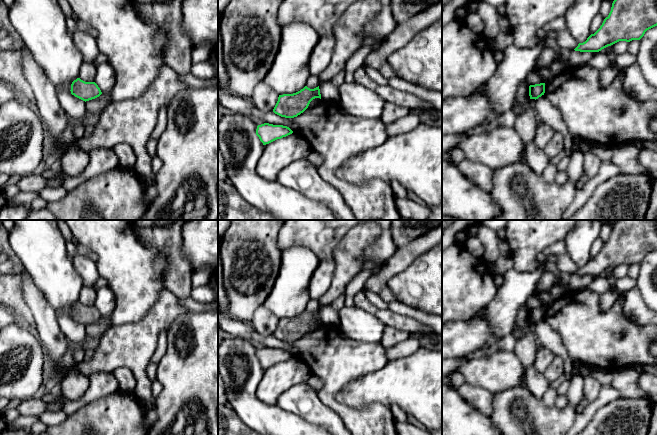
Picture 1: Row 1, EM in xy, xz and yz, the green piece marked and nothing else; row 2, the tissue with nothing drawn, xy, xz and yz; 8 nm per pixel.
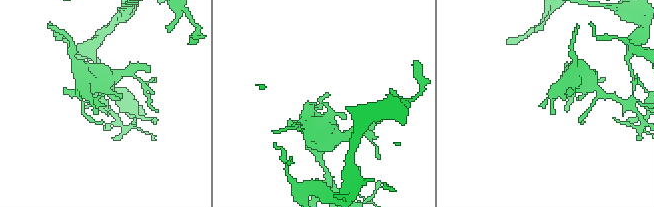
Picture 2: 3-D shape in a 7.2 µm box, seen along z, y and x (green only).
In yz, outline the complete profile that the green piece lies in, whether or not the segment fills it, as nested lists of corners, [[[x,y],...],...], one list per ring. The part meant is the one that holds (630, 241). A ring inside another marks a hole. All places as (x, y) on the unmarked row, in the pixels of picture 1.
[[[617,220],[609,239],[600,252],[574,273],[580,276],[599,276],[619,265],[640,264],[645,256],[657,250],[657,220]]]

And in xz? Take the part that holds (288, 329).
[[[305,310],[296,317],[279,319],[273,336],[281,341],[294,342],[303,337],[315,322],[321,323],[319,310],[314,313]]]

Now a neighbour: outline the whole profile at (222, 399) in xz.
[[[218,370],[218,404],[220,404],[220,405],[227,404],[227,397],[226,397],[224,382],[219,373],[219,370]]]

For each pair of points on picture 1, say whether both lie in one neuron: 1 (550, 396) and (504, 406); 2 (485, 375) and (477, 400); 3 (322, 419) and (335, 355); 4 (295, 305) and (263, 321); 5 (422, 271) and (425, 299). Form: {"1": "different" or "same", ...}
{"1": "different", "2": "different", "3": "different", "4": "different", "5": "same"}

